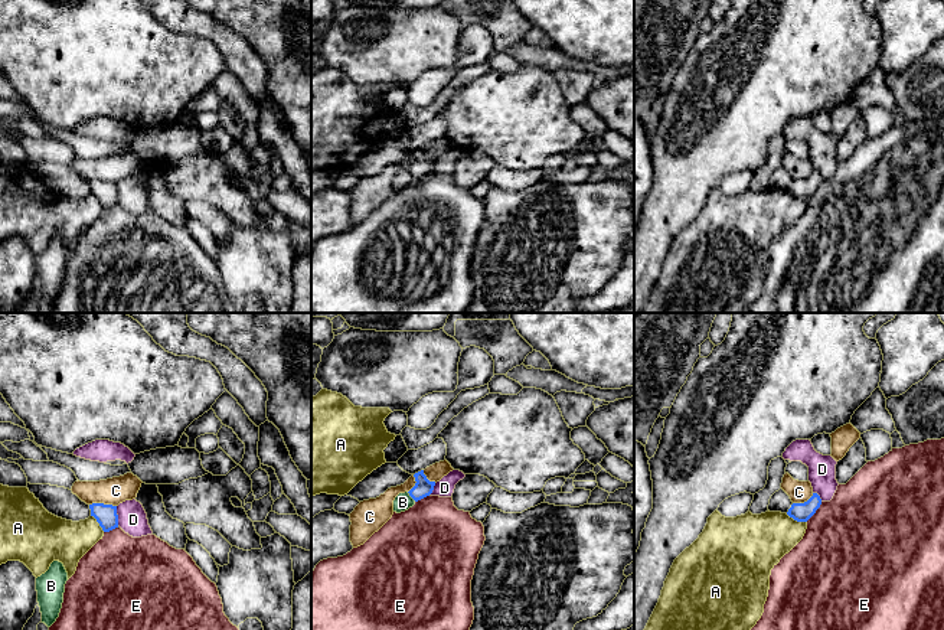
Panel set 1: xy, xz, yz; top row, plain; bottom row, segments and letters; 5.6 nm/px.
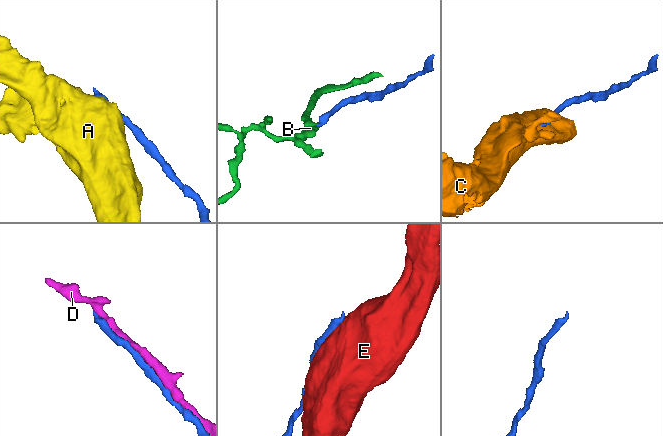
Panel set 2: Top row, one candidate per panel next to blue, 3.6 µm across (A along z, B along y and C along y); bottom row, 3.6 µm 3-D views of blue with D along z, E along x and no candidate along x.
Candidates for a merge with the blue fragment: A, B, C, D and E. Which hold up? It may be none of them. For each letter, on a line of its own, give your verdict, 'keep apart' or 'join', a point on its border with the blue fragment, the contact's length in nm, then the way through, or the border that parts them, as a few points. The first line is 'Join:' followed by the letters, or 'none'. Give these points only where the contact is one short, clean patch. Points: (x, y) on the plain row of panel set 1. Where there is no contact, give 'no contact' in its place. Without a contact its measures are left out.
Join: none
A: keep apart | yz (796, 196) | 130 nm
B: keep apart | xz (411, 173) | 80 nm | along xz (407, 169), (415, 178)
C: keep apart | xy (103, 180) | 150 nm | along xy (90, 180), (111, 180), (116, 183)
D: keep apart | xy (117, 193) | 110 nm
E: keep apart | yz (815, 189) | 140 nm

